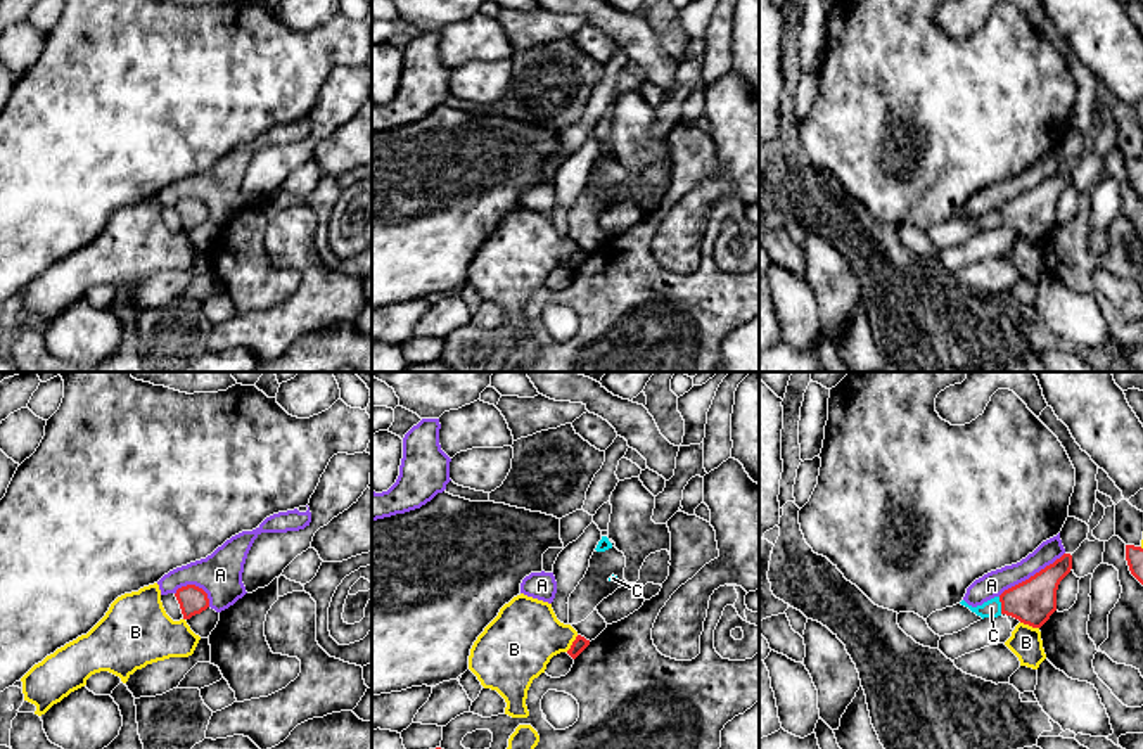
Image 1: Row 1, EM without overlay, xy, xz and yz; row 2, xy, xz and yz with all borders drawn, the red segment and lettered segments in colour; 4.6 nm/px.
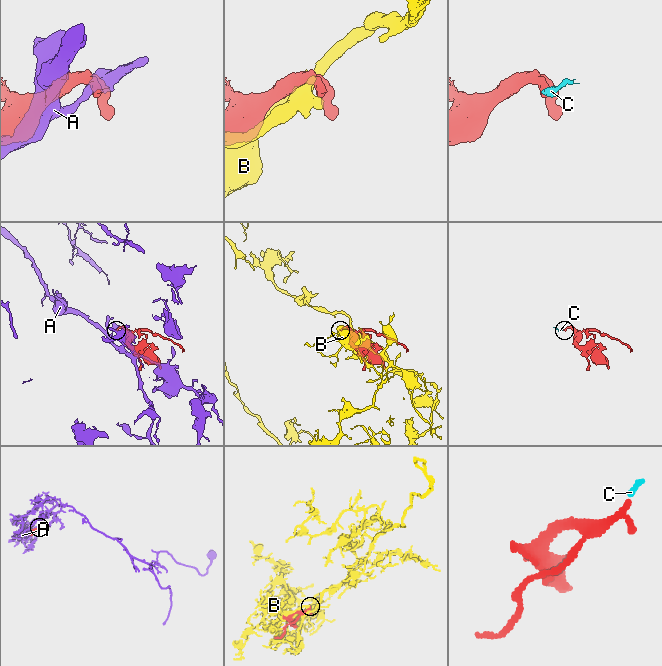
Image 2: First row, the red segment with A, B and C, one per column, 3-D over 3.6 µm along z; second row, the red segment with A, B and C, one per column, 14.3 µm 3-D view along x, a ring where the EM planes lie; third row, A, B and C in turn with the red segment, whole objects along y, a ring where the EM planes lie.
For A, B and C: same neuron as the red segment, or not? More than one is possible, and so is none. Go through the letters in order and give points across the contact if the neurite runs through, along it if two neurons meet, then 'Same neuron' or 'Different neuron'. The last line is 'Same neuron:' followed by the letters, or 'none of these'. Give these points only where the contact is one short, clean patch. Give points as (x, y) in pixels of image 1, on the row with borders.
A: Boundary: yz (1064, 552), (998, 595). Different neuron
B: Different neuron
C: Same neuron
Same neuron: C

